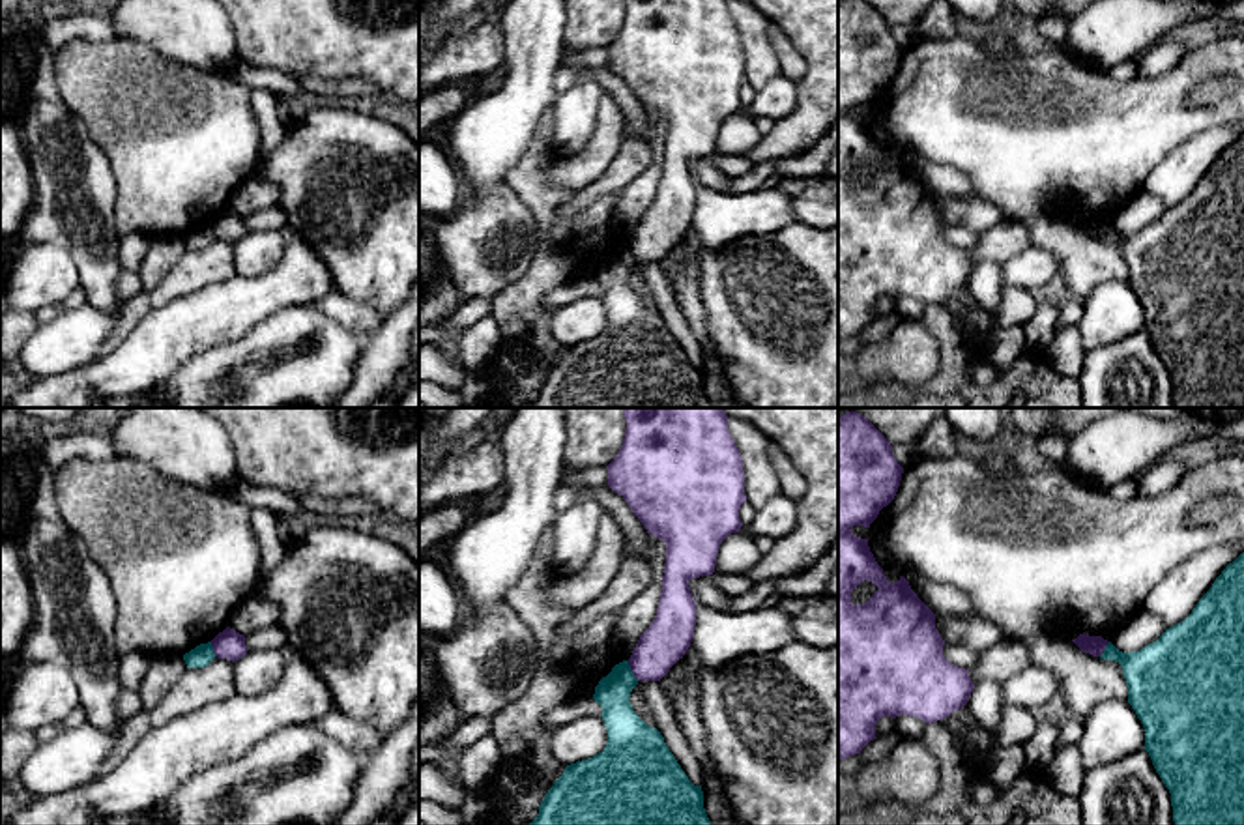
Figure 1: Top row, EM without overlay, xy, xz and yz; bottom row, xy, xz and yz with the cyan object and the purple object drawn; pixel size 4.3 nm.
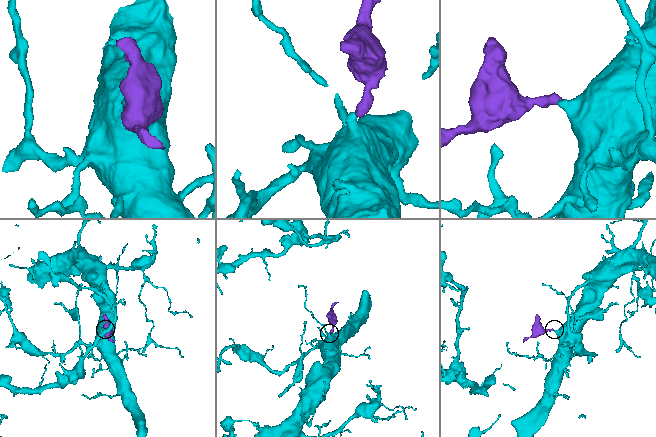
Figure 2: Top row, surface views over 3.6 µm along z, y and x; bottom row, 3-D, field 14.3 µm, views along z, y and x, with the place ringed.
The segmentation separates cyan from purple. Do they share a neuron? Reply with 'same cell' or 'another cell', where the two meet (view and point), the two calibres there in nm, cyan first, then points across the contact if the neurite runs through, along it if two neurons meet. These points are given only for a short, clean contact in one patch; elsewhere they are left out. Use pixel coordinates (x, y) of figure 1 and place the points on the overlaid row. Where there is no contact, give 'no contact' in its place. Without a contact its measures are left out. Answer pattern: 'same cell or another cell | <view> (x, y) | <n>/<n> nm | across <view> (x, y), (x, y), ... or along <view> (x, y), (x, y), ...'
another cell | xz (631, 670) | 160/190 nm | along xz (627, 661), (638, 680)

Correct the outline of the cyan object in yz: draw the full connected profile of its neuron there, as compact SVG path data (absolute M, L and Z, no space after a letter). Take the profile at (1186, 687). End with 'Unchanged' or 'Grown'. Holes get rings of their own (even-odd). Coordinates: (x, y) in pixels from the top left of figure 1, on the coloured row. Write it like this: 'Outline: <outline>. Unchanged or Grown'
Outline: M1244 552L1222 571L1184 621L1165 629L1156 642L1139 651L1122 653L1109 642L1100 659L1115 660L1122 666L1128 703L1145 728L1143 748L1149 752L1156 773L1171 793L1175 825L1244 825Z. Unchanged

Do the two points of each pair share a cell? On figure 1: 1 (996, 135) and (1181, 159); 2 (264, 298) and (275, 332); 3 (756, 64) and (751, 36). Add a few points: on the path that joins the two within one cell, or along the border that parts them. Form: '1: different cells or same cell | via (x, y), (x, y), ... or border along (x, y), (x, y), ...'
1: different cells | border along (1203, 133), (1173, 148), (1147, 174), (1142, 188)
2: different cells | border along (313, 303), (285, 305), (234, 339)
3: same cell | via (756, 57), (756, 43)

